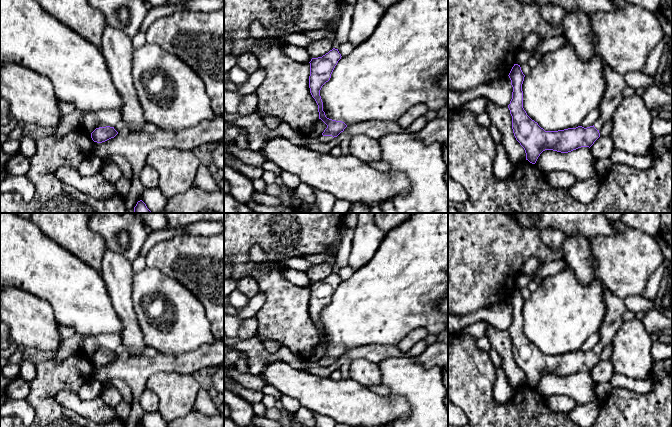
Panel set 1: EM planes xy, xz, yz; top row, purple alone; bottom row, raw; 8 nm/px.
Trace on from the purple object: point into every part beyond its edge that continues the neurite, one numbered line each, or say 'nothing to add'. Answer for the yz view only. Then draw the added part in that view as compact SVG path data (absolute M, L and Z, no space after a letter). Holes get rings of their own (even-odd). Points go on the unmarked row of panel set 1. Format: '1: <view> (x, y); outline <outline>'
1: yz (615, 307); outline M606 287L604 288L604 302L606 305L606 314L599 330L600 341L594 348L597 354L600 354L605 346L611 344L623 322L622 316L627 310L624 299L616 296Z

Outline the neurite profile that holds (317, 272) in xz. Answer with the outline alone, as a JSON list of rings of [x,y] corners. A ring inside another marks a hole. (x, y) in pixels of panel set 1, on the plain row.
[[[323,262],[319,264],[312,264],[306,273],[312,282],[318,282],[322,281],[333,272],[332,263]]]

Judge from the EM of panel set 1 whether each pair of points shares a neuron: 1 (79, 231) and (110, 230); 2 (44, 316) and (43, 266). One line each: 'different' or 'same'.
1: different
2: different

